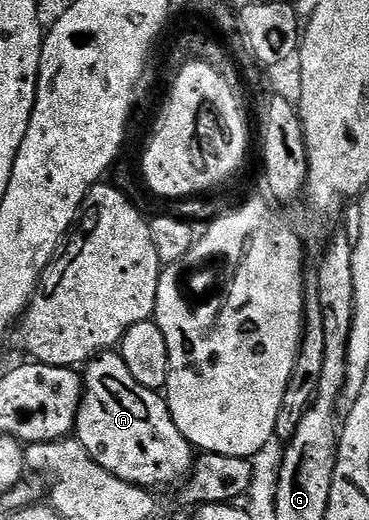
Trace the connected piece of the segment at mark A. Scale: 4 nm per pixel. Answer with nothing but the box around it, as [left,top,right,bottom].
[74,352,193,487]

